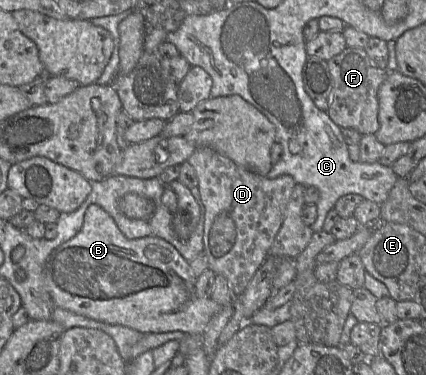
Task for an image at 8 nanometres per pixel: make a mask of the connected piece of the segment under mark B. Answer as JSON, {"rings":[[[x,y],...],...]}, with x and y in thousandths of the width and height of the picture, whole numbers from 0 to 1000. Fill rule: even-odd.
{"rings":[[[214,544],[202,560],[190,613],[120,672],[103,709],[103,747],[106,768],[136,819],[331,888],[430,883],[474,891],[498,845],[516,829],[514,811],[495,792],[465,787],[462,741],[446,699],[401,648],[364,629],[298,635],[268,584],[225,544]]]}

